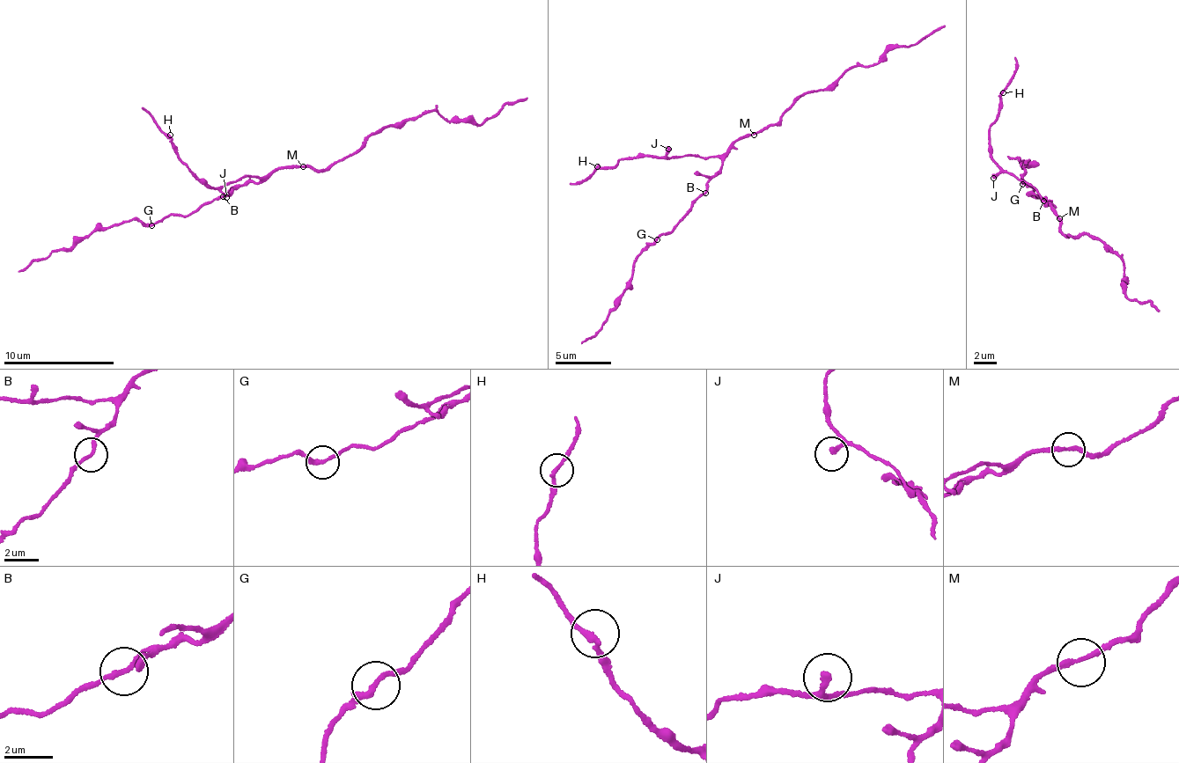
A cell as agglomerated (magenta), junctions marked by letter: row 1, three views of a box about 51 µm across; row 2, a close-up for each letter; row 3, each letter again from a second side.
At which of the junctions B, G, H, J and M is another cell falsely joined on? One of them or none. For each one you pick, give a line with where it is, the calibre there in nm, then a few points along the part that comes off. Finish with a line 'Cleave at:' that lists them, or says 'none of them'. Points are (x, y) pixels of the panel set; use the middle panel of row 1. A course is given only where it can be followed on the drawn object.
G: (657, 239) | 200 nm | (657, 240), (642, 249), (631, 271), (628, 288), (610, 309), (600, 331), (581, 345)
Cleave at: G

